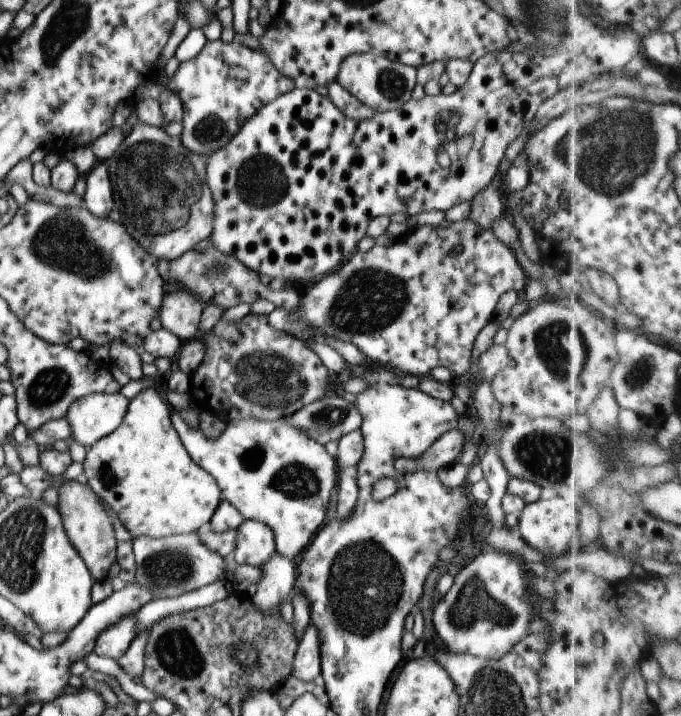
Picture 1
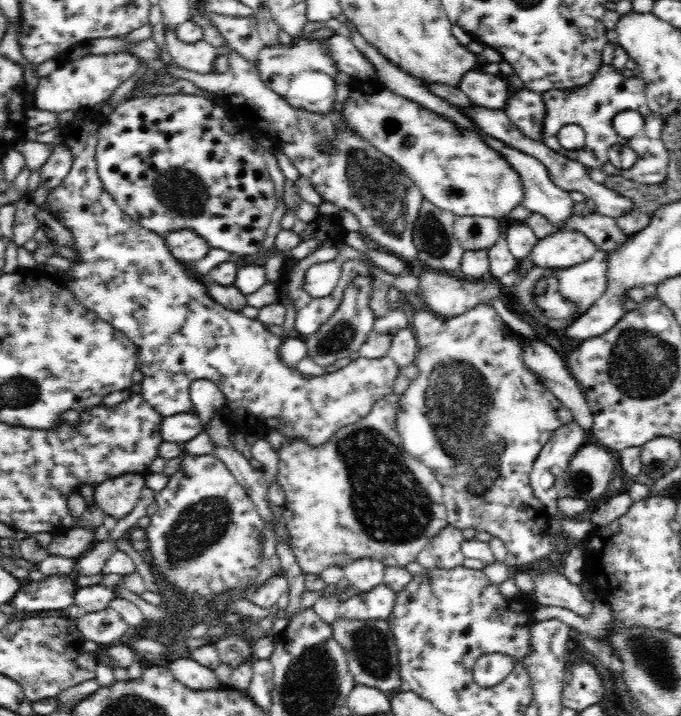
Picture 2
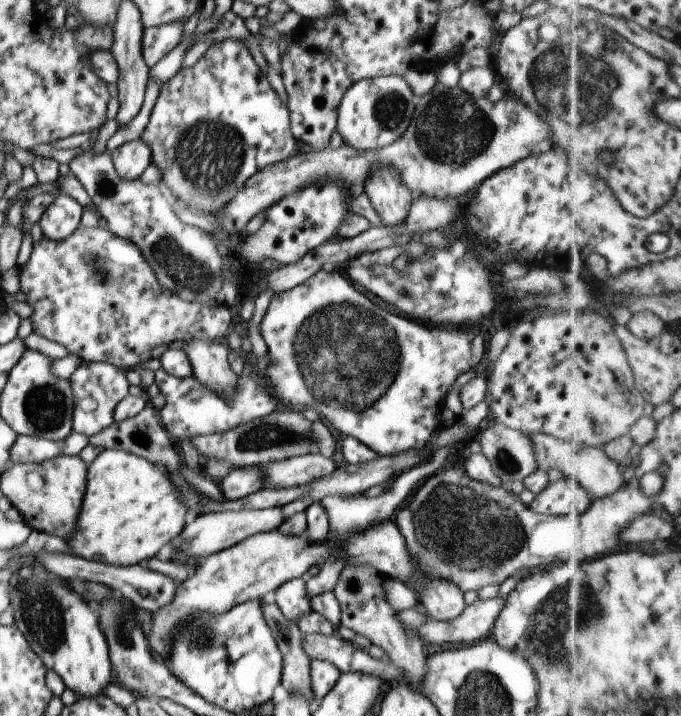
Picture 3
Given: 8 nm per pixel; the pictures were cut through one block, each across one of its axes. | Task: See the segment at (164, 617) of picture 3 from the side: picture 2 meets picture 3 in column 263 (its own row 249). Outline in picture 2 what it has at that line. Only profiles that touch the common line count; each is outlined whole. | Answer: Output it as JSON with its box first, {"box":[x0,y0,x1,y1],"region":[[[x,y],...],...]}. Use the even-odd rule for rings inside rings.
{"box":[529,231,597,268],"region":[[[557,231],[538,240],[529,257],[540,268],[570,268],[592,259],[597,247],[582,232]]]}

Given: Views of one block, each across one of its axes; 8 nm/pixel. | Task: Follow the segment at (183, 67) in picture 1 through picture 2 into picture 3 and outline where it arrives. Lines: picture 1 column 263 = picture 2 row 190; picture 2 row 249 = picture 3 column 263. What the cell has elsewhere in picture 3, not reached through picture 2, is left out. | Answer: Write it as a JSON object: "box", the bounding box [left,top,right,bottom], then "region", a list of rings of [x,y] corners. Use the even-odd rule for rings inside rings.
{"box":[140,39,300,217],"region":[[[236,39],[222,40],[220,42],[214,41],[214,44],[200,56],[200,60],[197,60],[194,66],[181,68],[176,76],[172,76],[168,82],[161,85],[160,94],[158,94],[156,104],[154,104],[148,124],[144,128],[140,140],[150,148],[150,152],[152,153],[151,164],[157,166],[161,171],[160,185],[162,189],[166,190],[168,188],[182,204],[186,205],[190,210],[194,210],[194,213],[202,212],[202,214],[206,214],[208,212],[211,217],[221,215],[226,205],[234,200],[236,193],[244,188],[246,182],[256,172],[268,168],[272,164],[278,164],[278,162],[288,160],[290,156],[300,150],[298,141],[294,138],[292,130],[290,130],[289,108],[282,102],[282,98],[276,94],[272,86],[270,86],[268,79],[262,74],[260,66],[256,64],[252,54],[250,54],[250,51],[242,40]]]}

